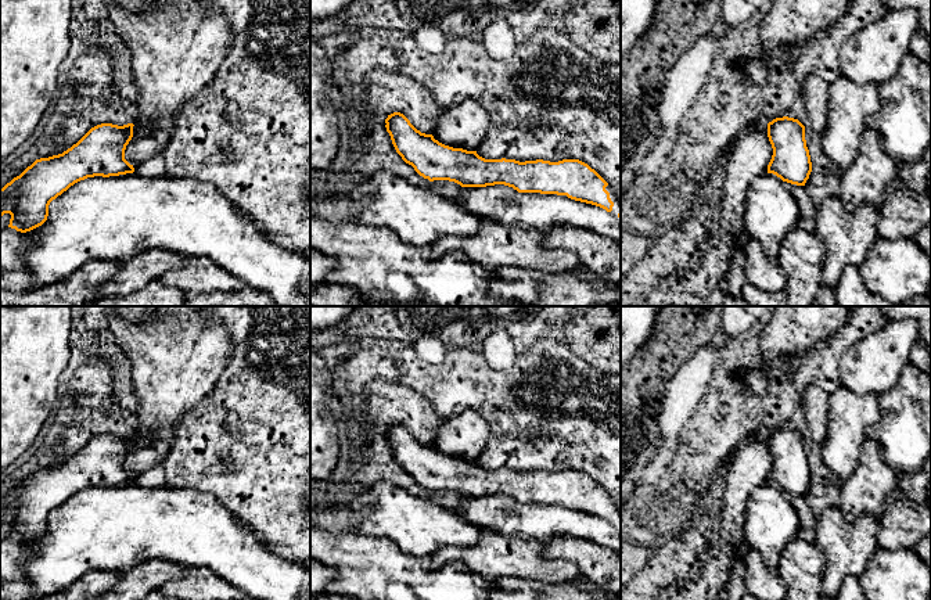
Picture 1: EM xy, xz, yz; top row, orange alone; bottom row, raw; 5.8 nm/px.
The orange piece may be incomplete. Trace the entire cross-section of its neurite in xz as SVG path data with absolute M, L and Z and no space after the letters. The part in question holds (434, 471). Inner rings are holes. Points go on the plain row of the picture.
M400 423L388 425L385 434L396 463L429 492L449 491L461 497L504 495L518 503L567 506L605 520L621 533L621 510L594 479L579 470L485 470L477 461L453 459L421 443Z

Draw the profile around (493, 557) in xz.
M482 529L481 540L468 547L446 546L429 556L431 568L460 561L488 582L522 578L549 585L576 583L579 568L564 558L549 558L543 543L502 536Z

